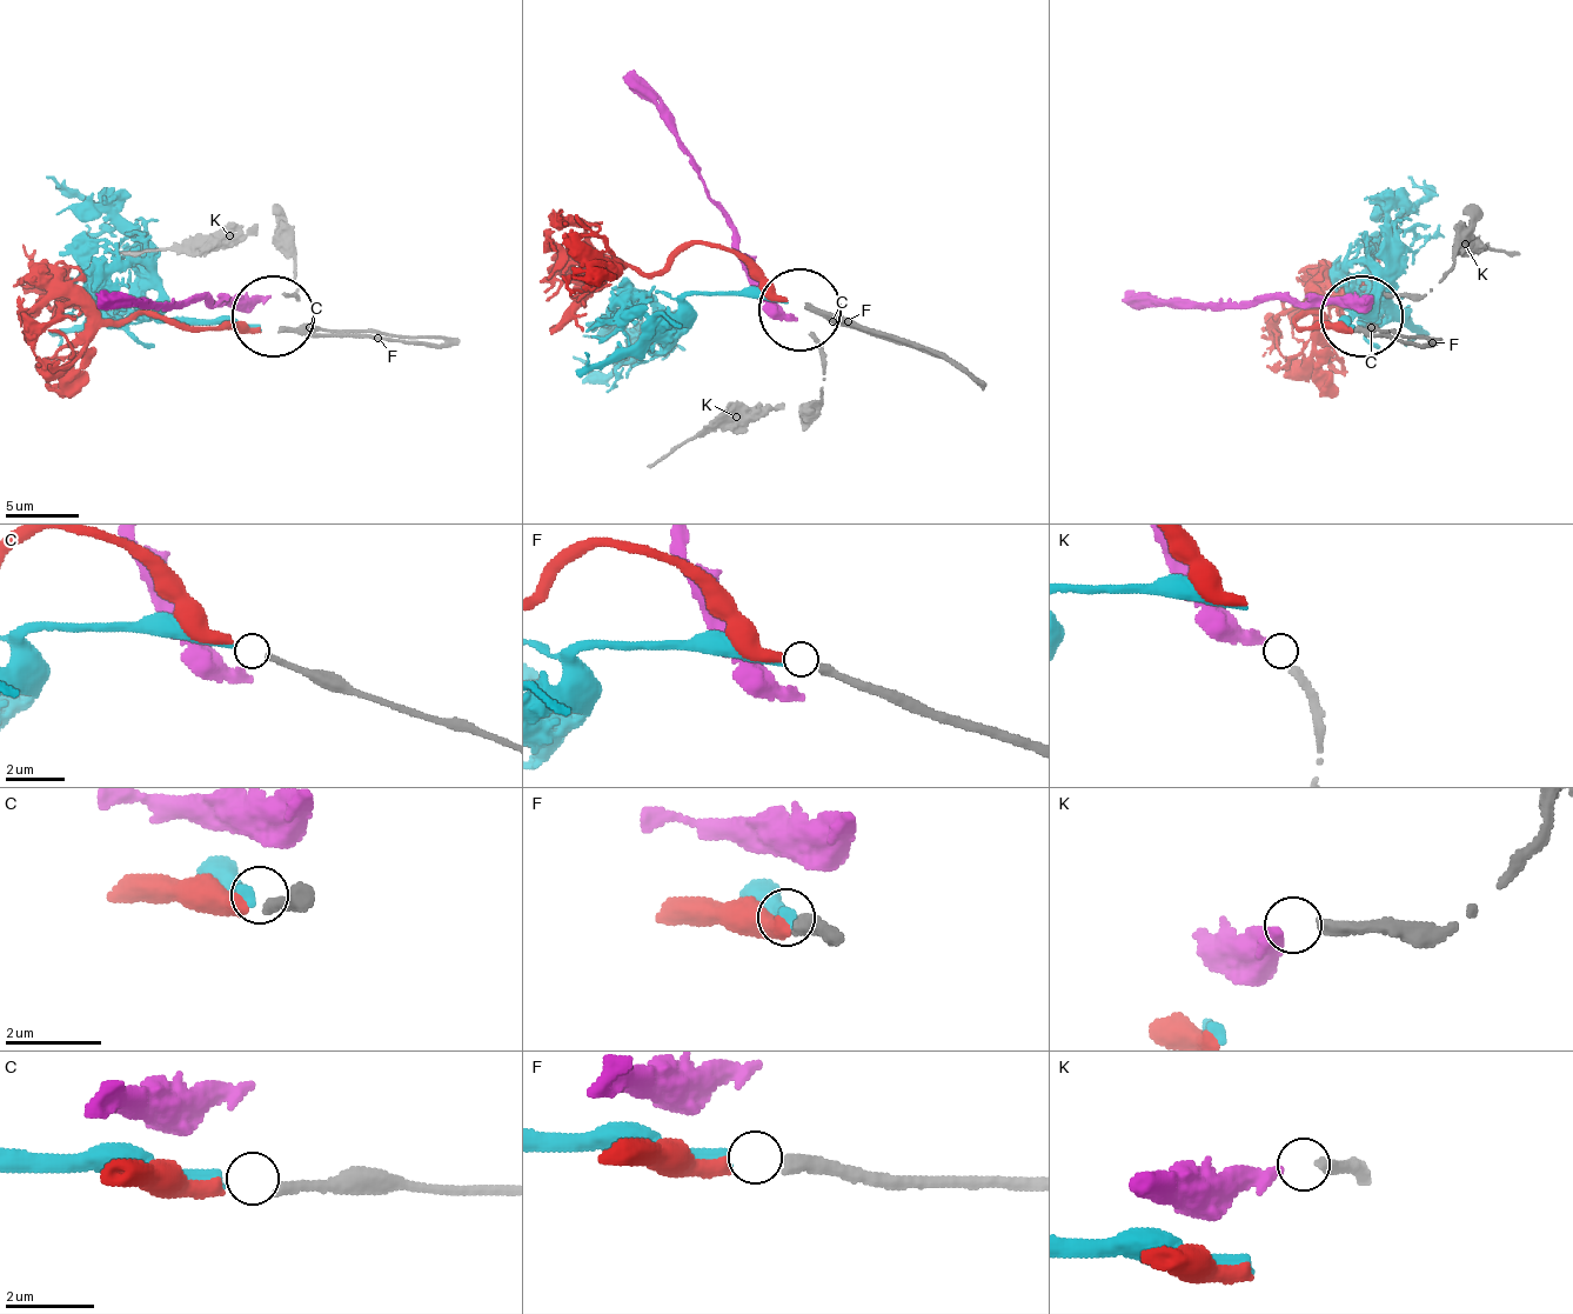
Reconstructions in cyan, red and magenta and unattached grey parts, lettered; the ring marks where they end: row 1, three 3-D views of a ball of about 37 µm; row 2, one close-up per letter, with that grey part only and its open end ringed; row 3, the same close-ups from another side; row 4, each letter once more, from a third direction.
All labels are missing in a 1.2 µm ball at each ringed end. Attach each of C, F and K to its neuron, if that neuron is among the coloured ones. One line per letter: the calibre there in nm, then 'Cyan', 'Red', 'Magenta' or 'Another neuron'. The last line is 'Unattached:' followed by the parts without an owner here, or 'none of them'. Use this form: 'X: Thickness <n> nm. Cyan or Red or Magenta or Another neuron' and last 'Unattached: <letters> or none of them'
C: Thickness 200 nm. Another neuron
F: Thickness 320 nm. Cyan
K: Thickness 260 nm. Magenta
Unattached: C

